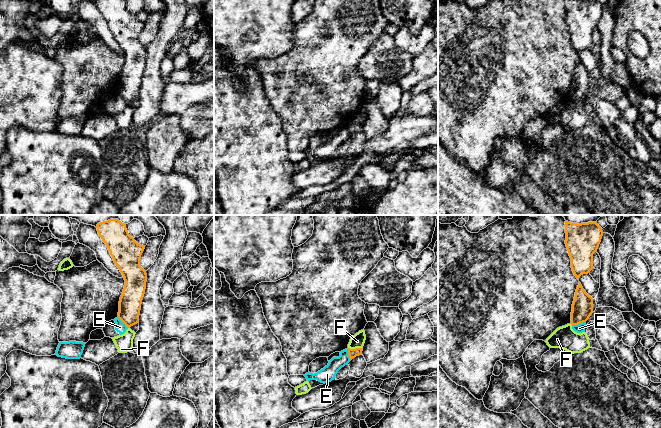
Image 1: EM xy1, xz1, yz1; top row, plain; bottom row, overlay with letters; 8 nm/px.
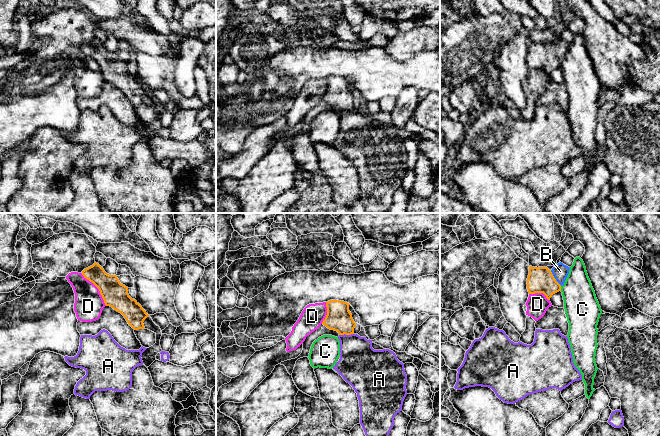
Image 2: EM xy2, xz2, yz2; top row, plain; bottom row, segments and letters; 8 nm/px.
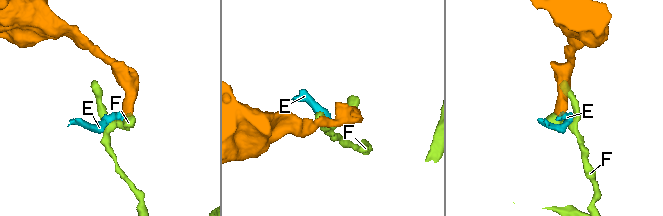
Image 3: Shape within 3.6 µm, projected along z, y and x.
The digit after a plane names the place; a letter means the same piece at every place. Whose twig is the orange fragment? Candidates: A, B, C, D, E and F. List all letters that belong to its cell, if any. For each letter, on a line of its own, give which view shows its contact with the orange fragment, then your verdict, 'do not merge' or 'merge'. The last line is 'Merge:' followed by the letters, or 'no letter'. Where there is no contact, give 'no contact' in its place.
A: meets orange in xz2; do not merge
B: meets orange in yz2; merge
C: meets orange in yz2; do not merge
D: meets orange in xy2; do not merge
E: meets orange in yz1; do not merge
F: meets orange in xz1; do not merge
Merge: B

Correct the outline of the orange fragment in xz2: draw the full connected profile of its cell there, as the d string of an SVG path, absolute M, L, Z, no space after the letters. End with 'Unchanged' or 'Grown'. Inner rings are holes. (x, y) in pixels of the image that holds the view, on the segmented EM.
M339 300L326 302L327 315L322 324L330 330L337 331L339 335L354 334L356 323L349 311L349 303Z. Unchanged

